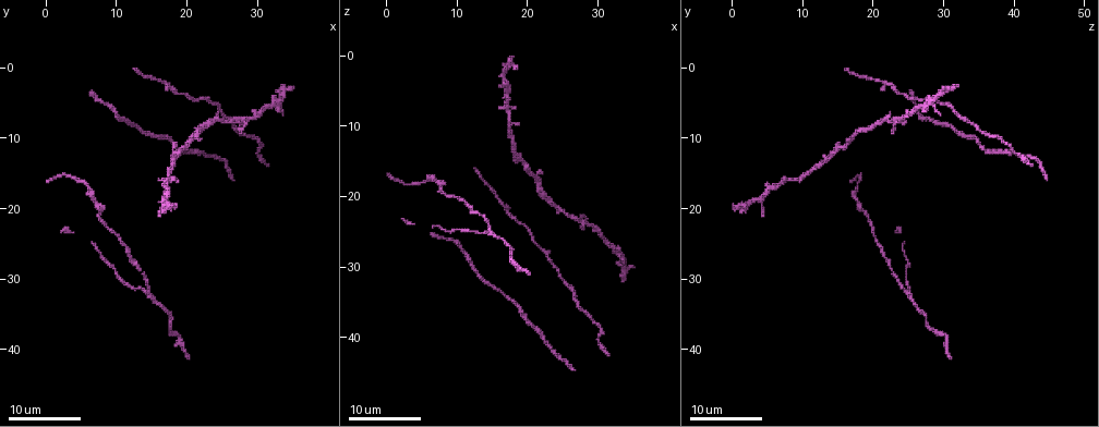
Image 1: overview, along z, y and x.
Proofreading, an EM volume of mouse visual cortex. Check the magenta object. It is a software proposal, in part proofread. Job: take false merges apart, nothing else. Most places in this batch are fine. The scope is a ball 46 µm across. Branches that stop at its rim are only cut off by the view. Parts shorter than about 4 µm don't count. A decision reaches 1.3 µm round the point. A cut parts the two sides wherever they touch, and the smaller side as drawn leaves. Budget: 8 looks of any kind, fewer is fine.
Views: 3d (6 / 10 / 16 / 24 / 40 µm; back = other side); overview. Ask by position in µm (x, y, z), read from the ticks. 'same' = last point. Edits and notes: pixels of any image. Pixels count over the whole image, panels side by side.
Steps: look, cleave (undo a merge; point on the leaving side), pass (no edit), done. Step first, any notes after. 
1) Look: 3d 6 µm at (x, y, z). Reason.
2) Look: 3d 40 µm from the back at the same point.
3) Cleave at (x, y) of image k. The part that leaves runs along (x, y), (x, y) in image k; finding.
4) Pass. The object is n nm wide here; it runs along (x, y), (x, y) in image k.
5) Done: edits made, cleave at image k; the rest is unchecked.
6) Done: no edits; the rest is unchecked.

Look: 3d 24 µm at (14.5, 32.0, 25.0). Three arms meet.

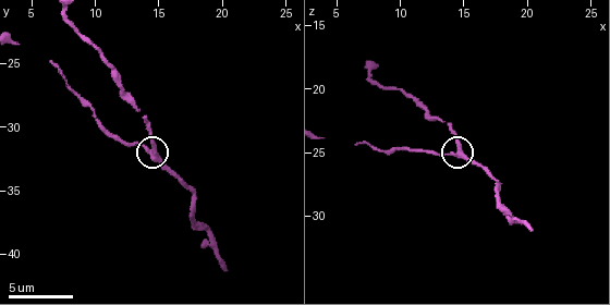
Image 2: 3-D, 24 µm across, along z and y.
Look: 3d 6 µm at (14.6, 32.0, 25.2).

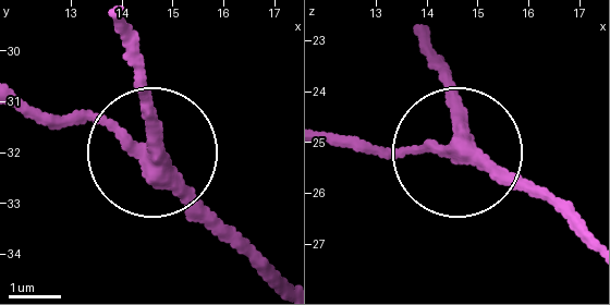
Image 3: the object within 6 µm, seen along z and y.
Look: 3d 6 µm from the back at (14.35, 32.10, 25.15).

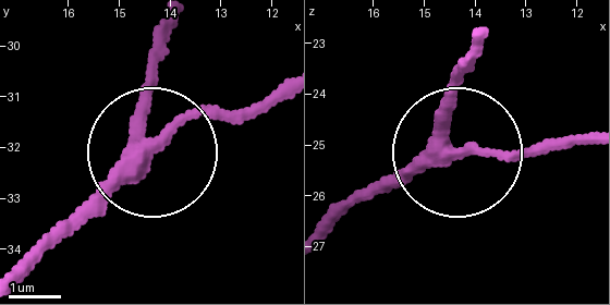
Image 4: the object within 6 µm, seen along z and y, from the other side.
Pass. The side arm is 11 µm long; 3 arms meet here; all the same neuron.

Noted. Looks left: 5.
Look: 3d 16 µm at (23.0, 4.0, 28.5).

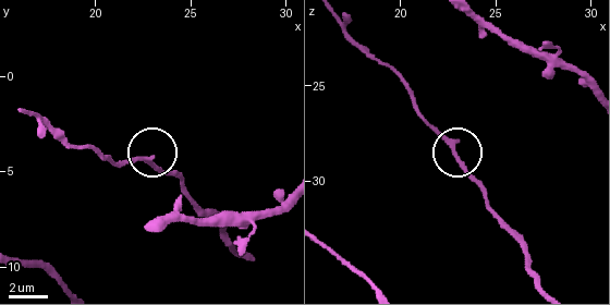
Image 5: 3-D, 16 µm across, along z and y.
Look: 3d 10 µm at (22.8, 4.4, 28.2).

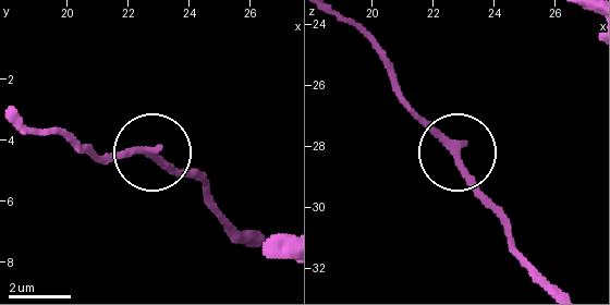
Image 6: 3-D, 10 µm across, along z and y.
Pass. The side arm is 70 µm long; it runs along (150, 155), (88, 155) in image 6; all the same neuron.

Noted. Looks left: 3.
Look: 3d 16 µm at (24.0, 7.5, 22.0). Arms part here.

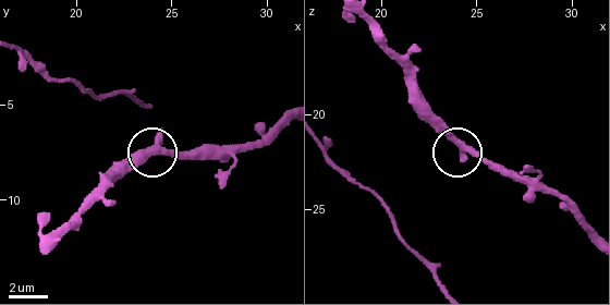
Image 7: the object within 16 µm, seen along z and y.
Look: 3d 10 µm at (24.4, 7.3, 21.7).

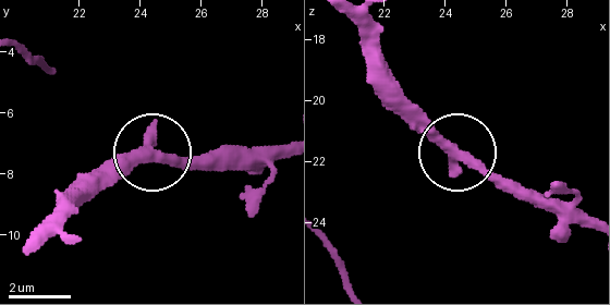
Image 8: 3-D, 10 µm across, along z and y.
Pass. 3 arms meet here; continuous, no second neuron.

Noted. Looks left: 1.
Done: no edits; the rest is unchecked.

